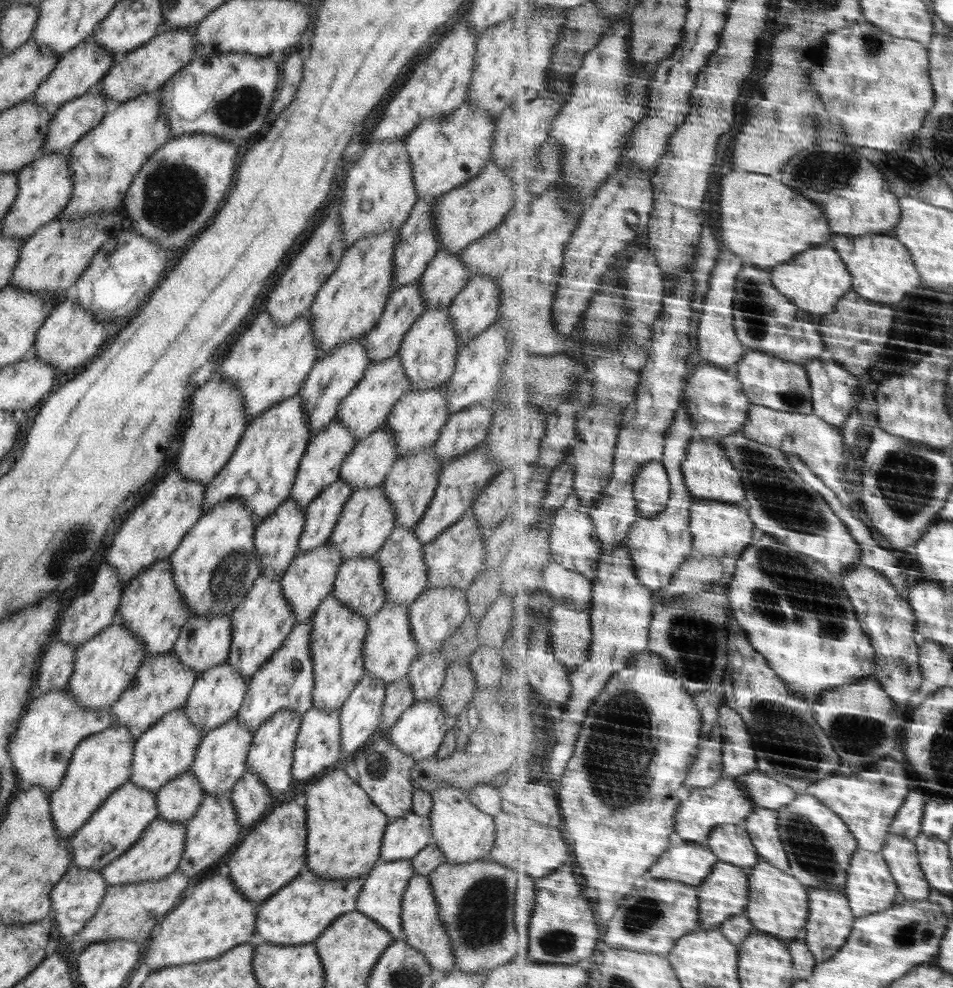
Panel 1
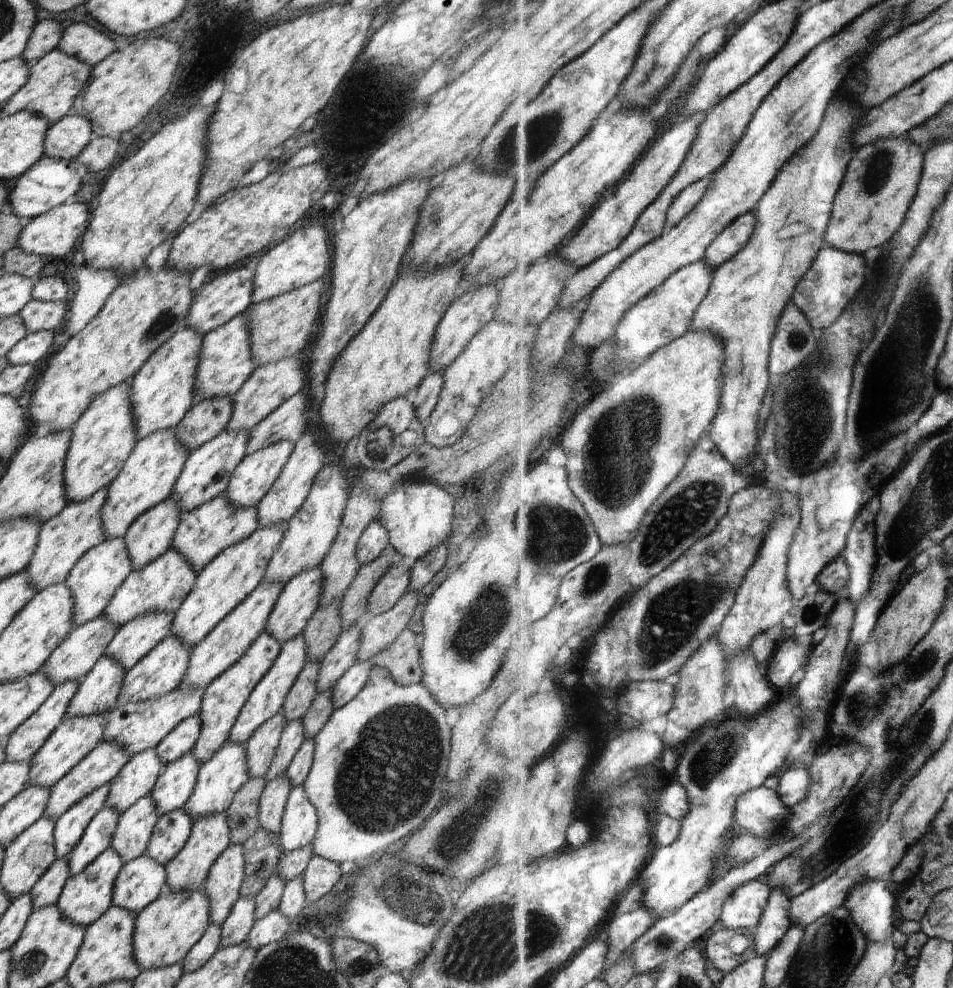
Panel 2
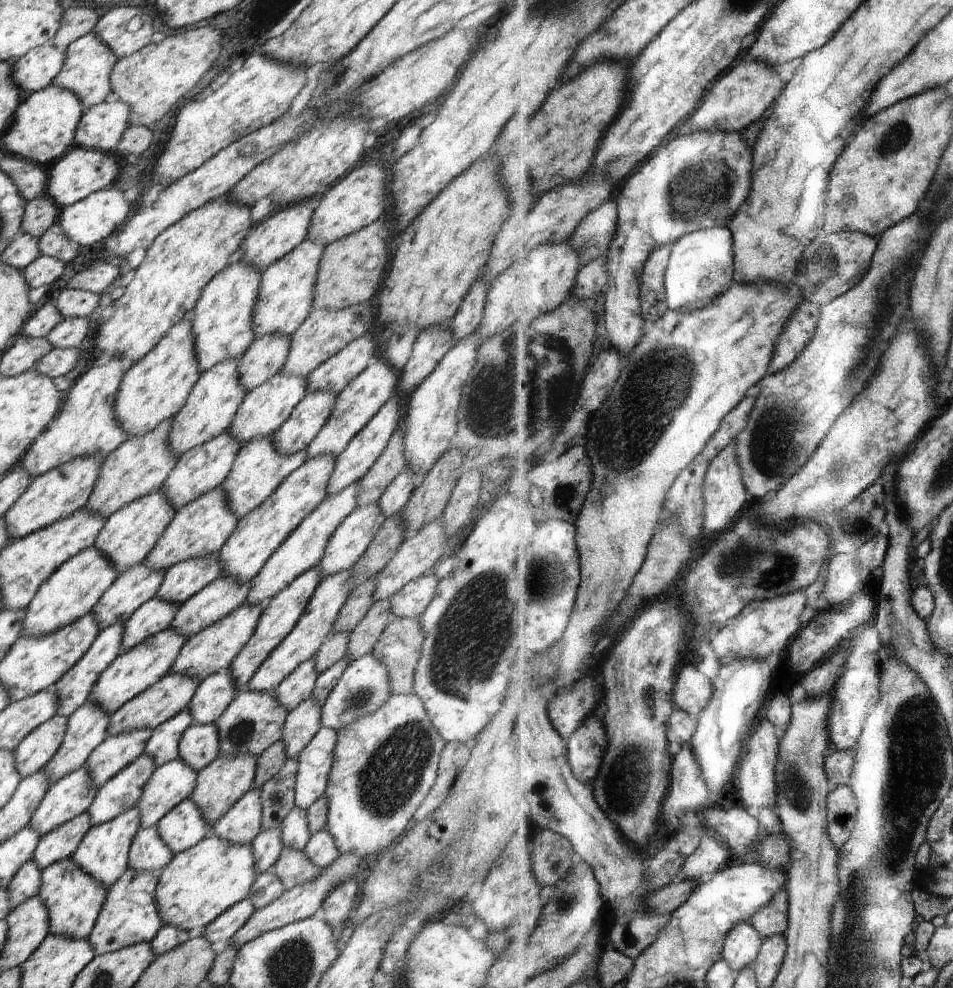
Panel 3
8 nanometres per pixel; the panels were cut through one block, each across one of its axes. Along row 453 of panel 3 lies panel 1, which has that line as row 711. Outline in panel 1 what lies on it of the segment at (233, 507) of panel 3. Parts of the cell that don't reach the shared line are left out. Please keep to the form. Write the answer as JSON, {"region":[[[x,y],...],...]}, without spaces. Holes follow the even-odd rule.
{"region":[[[312,619],[296,623],[282,646],[248,679],[248,692],[236,718],[248,731],[256,729],[278,711],[296,711],[303,715],[312,706],[314,665],[310,659],[310,624]]]}

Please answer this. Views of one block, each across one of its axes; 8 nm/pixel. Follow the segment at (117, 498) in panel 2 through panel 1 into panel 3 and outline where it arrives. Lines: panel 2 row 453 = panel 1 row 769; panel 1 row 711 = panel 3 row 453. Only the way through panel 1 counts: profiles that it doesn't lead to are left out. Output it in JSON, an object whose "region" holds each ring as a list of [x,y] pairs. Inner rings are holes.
{"region":[[[234,358],[222,364],[216,364],[214,368],[201,374],[198,382],[190,391],[184,408],[172,418],[172,426],[168,432],[168,446],[172,454],[178,458],[191,448],[206,444],[209,440],[214,440],[222,433],[226,433],[246,394],[238,378],[238,360]]]}

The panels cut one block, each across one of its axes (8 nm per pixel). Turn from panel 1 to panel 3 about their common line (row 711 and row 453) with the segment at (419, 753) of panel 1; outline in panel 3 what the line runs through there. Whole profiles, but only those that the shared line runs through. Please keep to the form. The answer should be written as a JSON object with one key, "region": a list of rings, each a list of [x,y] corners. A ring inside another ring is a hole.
{"region":[[[476,333],[457,339],[436,366],[436,370],[418,386],[410,398],[404,432],[404,460],[406,468],[421,479],[436,461],[450,450],[458,428],[457,412],[461,401],[461,389],[470,370],[476,364],[480,340]]]}

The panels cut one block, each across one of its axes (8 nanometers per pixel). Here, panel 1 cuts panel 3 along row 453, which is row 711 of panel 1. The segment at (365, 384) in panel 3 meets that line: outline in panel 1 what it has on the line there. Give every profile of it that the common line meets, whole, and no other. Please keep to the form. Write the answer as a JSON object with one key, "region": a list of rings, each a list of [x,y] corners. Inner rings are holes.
{"region":[[[312,705],[303,715],[298,736],[294,746],[294,762],[292,762],[293,781],[310,782],[316,776],[321,774],[325,768],[330,768],[336,764],[342,756],[342,747],[340,747],[340,709],[326,711],[318,709]]]}

